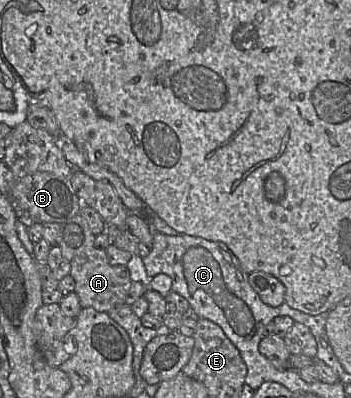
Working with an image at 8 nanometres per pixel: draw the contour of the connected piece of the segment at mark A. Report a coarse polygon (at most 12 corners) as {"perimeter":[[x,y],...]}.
{"perimeter":[[79,214],[61,224],[82,308],[126,304],[126,265],[112,266]]}

